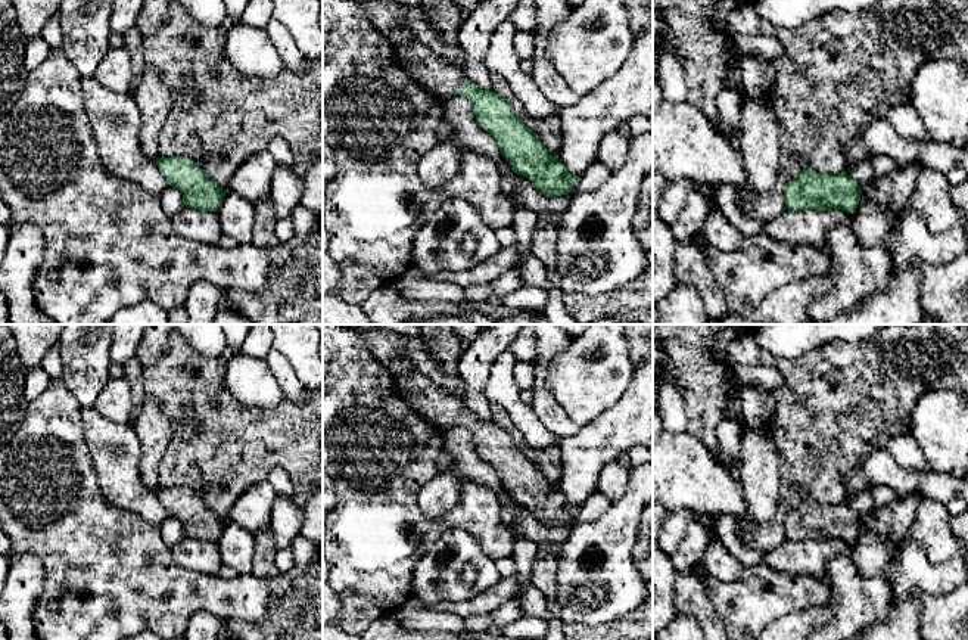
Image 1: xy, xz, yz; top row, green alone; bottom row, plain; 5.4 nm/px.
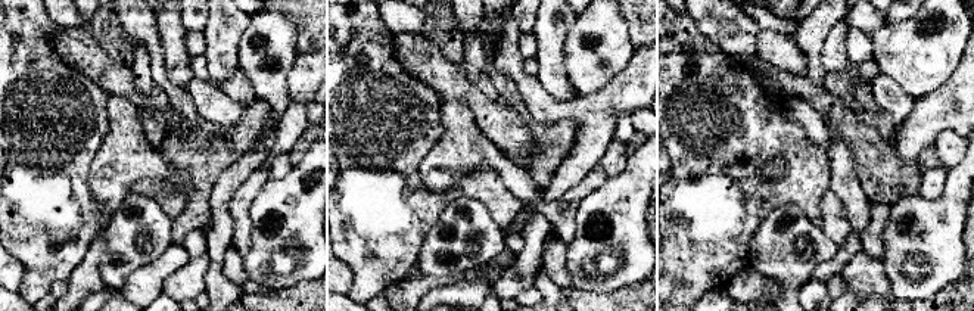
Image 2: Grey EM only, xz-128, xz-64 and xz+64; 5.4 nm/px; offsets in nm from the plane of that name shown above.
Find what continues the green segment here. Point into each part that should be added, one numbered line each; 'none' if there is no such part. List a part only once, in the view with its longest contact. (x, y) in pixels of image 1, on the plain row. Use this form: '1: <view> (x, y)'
1: xz (444, 410)

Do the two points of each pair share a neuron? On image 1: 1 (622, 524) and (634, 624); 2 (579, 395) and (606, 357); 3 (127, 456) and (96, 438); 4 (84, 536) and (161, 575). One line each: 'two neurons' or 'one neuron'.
1: two neurons
2: one neuron
3: one neuron
4: one neuron

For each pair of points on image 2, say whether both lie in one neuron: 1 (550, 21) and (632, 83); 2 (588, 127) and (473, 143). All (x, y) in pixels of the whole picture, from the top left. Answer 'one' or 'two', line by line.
1: two
2: two

